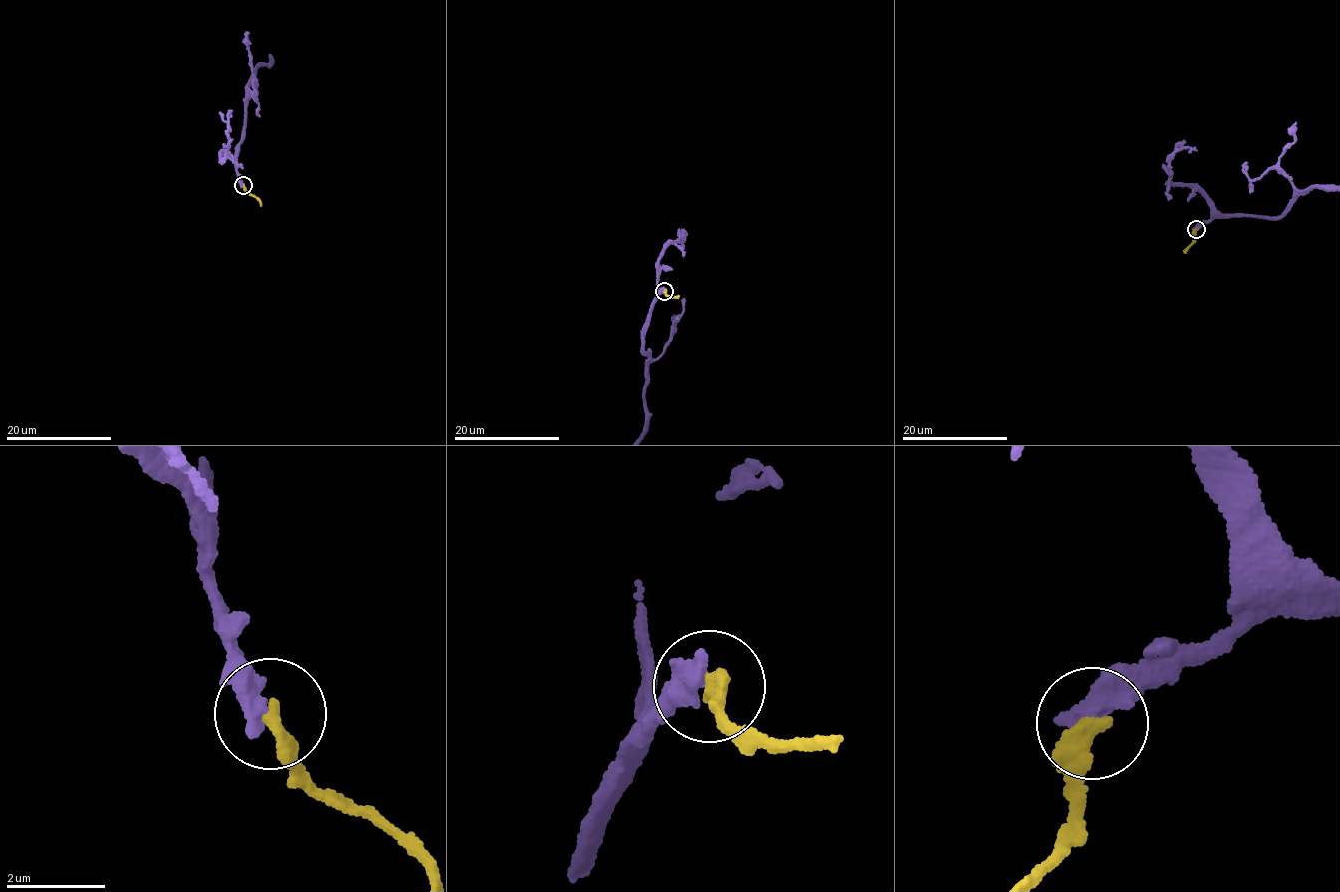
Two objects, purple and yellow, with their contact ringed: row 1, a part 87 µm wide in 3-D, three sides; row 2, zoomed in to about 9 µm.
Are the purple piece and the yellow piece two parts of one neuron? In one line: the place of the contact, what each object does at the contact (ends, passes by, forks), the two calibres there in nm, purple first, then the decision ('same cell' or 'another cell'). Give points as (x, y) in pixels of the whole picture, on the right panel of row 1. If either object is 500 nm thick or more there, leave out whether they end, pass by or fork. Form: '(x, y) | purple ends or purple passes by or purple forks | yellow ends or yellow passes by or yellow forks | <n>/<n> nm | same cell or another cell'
(1196, 229) | purple ends | yellow ends | 480/360 nm | same cell

